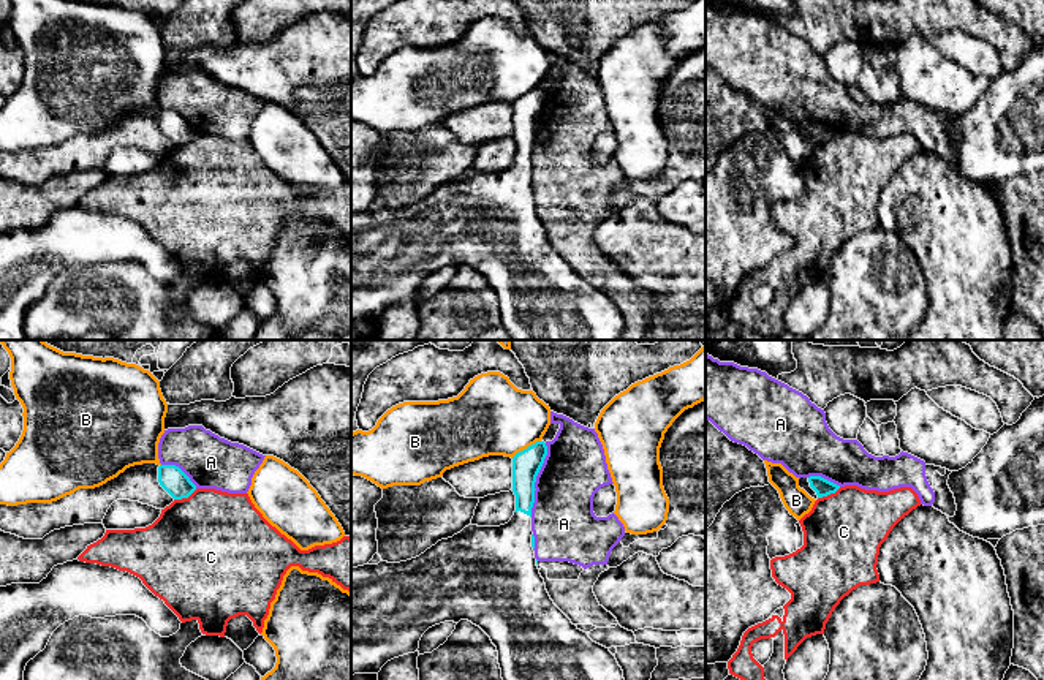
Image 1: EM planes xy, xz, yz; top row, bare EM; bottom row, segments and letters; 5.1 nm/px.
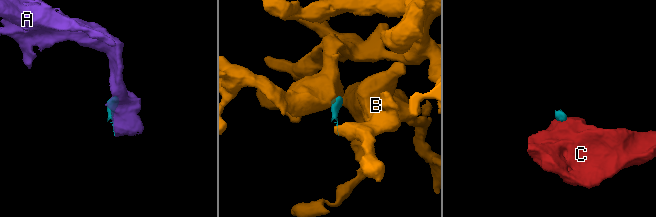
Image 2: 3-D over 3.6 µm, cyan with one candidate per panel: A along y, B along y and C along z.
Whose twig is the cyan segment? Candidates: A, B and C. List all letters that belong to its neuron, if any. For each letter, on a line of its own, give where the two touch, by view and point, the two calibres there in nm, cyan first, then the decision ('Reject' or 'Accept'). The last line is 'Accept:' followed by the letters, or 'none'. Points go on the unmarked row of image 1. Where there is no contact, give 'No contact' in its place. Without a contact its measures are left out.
A: Touches cyan at xz (535, 125). Thickness 140 nm (cyan) against 320 nm. Reject
B: Touches cyan at xz (527, 94). Thickness 140 nm (cyan) against 400 nm. Reject
C: Touches cyan at xy (185, 143). Thickness 140 nm (cyan) against 500 nm. Reject
Accept: none

